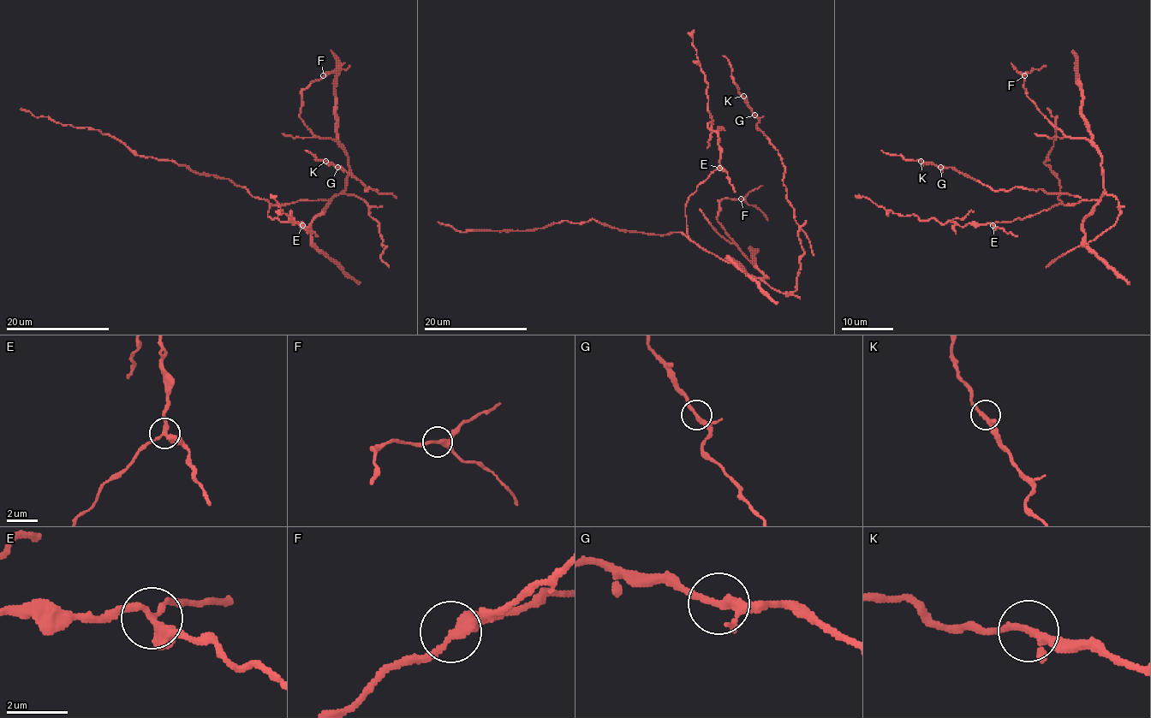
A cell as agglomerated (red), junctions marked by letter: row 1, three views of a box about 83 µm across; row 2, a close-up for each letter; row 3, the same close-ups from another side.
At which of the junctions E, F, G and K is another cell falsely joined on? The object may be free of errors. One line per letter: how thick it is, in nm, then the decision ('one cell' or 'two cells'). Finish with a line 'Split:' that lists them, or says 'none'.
E: 280 nm | two cells
F: 240 nm | one cell
G: 220 nm | one cell
K: 200 nm | one cell
Split: E

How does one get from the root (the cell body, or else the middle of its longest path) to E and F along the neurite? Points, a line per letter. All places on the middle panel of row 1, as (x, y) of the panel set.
E: (751, 275), (699, 247), (690, 240), (686, 231), (685, 204), (688, 198), (700, 183), (720, 168)
F: (751, 275), (760, 278), (766, 275), (747, 258), (718, 221), (721, 200), (741, 198)

